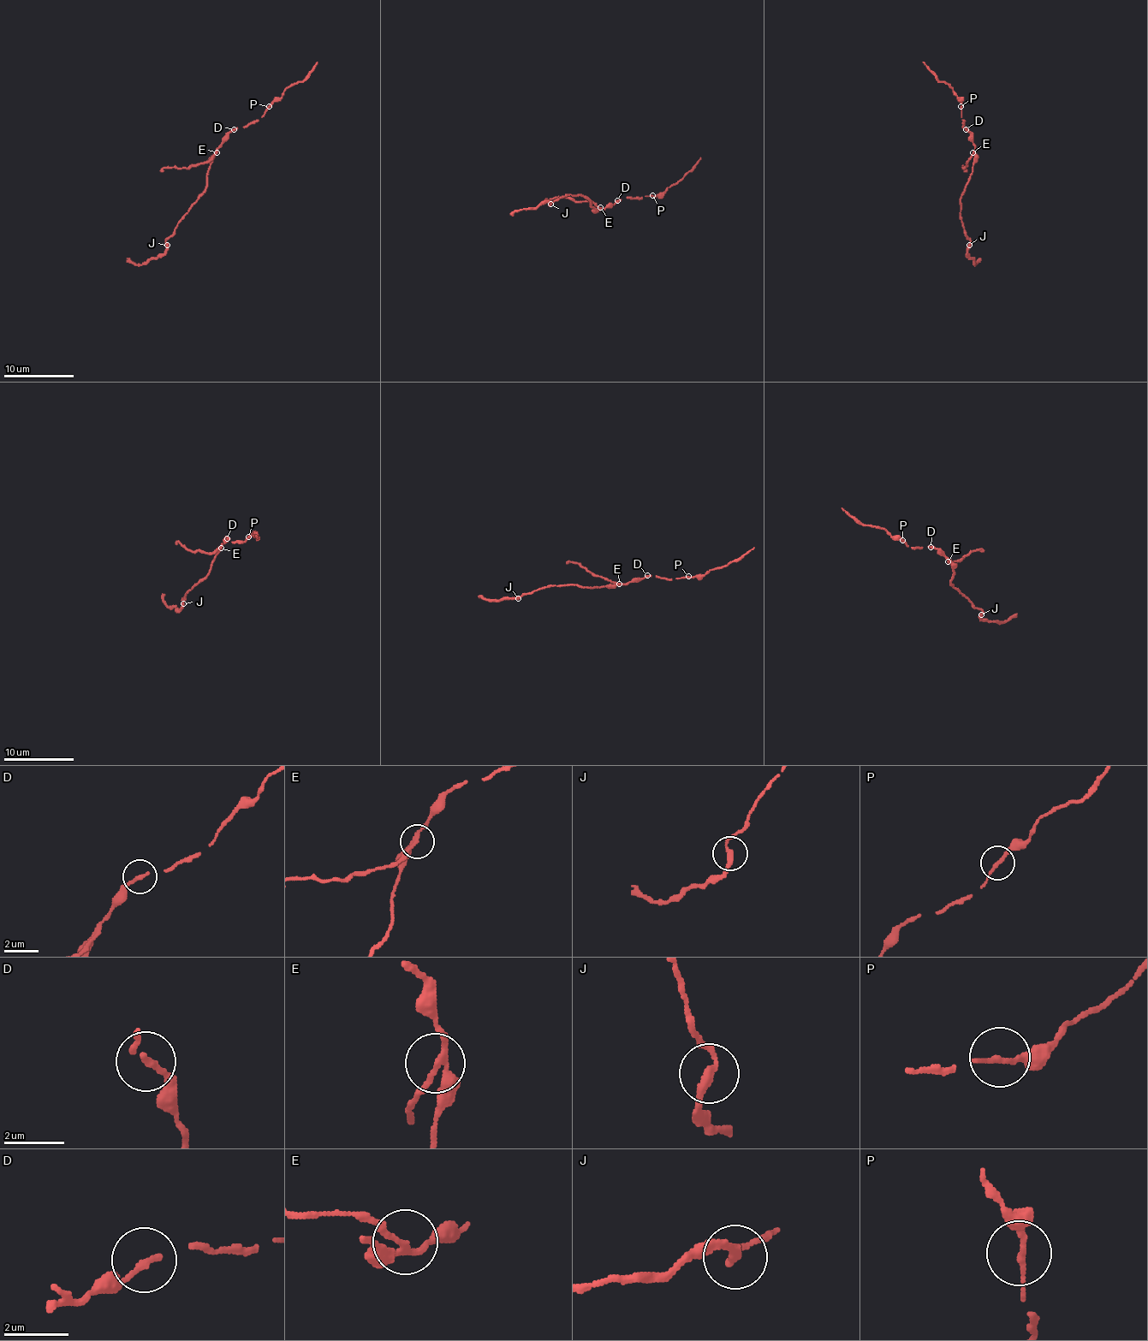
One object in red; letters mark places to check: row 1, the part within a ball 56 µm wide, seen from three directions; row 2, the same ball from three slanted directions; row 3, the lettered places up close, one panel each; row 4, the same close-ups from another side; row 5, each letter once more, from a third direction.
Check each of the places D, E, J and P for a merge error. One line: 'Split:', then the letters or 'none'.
Split: E, J

